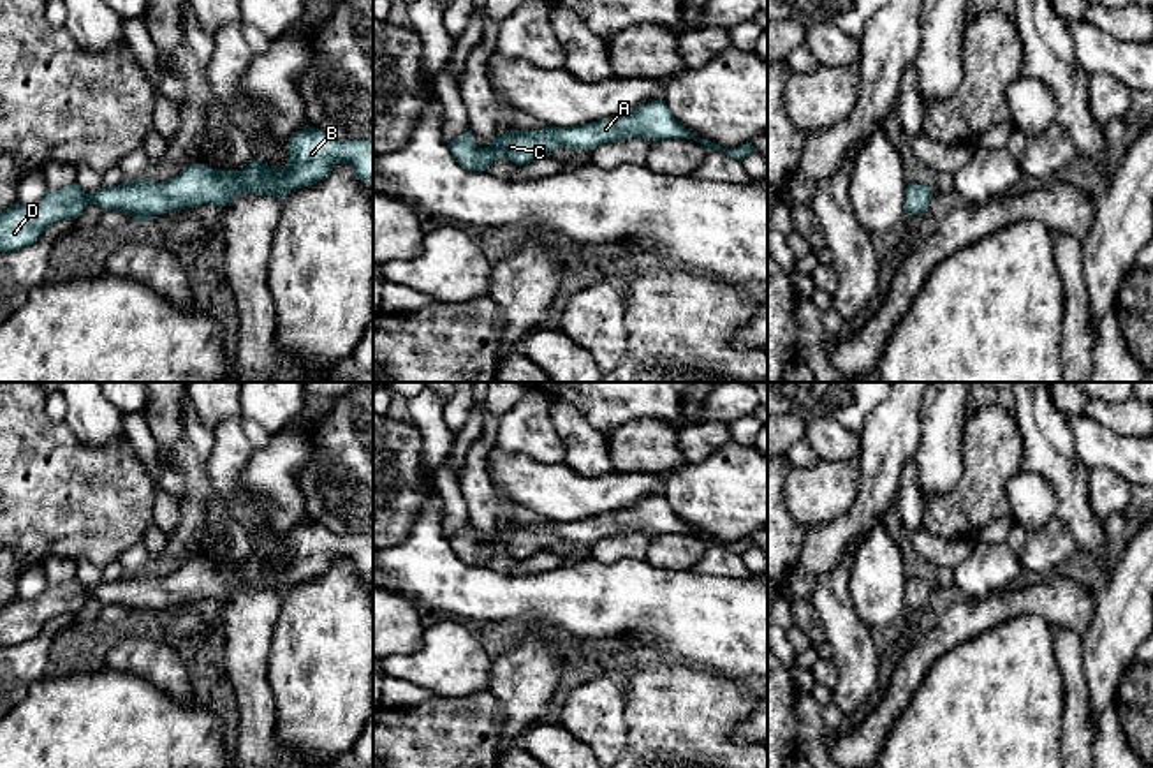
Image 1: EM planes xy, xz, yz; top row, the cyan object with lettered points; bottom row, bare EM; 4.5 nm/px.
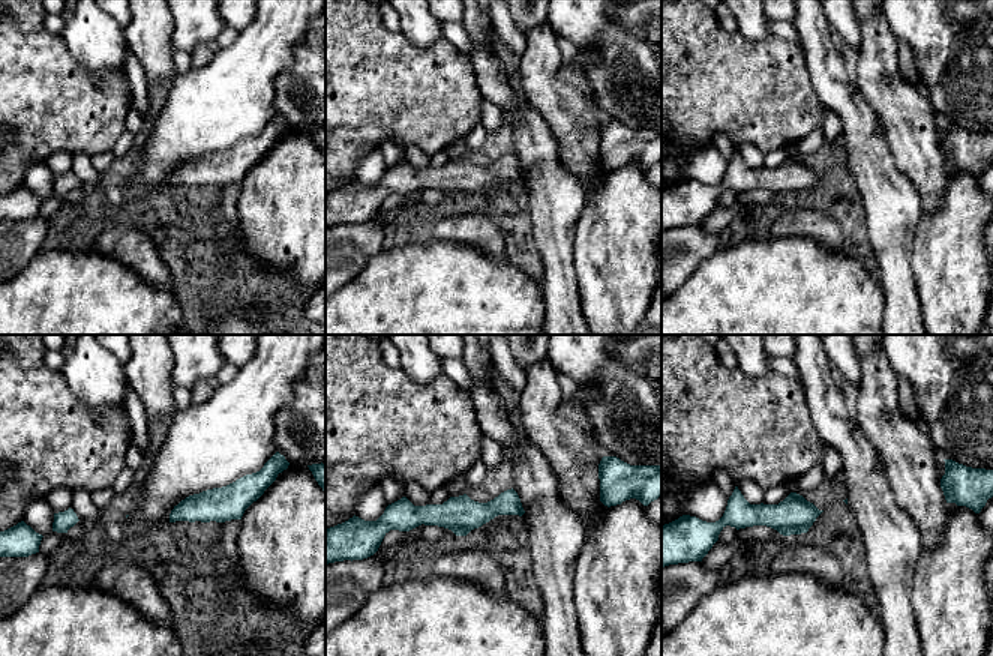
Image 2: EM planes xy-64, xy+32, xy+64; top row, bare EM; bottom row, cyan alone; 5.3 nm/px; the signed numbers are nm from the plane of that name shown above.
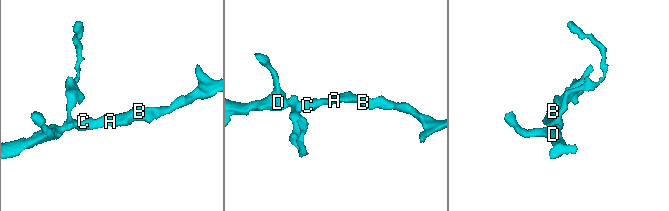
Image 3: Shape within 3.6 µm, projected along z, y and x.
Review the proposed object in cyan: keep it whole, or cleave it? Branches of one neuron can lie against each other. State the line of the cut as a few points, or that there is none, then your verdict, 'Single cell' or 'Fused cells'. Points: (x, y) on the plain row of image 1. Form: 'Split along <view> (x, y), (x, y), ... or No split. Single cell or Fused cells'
No split. Single cell

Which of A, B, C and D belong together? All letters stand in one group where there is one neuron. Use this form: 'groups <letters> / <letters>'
groups A B C D

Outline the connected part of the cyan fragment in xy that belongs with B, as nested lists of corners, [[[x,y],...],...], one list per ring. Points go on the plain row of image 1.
[[[308,521],[289,534],[287,546],[290,555],[280,567],[253,553],[243,565],[192,558],[160,578],[125,574],[118,581],[100,581],[93,588],[84,588],[76,578],[49,585],[37,601],[16,597],[0,606],[0,646],[35,638],[53,617],[77,613],[88,599],[97,599],[104,606],[127,606],[144,618],[153,609],[183,602],[201,599],[222,602],[245,587],[283,595],[289,585],[320,576],[336,558],[350,558],[363,578],[373,576],[373,532],[340,535]]]

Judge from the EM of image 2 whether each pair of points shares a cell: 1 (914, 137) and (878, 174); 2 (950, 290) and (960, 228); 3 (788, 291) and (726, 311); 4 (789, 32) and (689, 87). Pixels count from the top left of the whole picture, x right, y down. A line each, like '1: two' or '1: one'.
1: two
2: one
3: one
4: two

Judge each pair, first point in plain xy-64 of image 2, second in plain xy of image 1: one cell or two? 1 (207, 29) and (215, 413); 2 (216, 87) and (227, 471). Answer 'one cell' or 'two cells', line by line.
1: one cell
2: two cells

